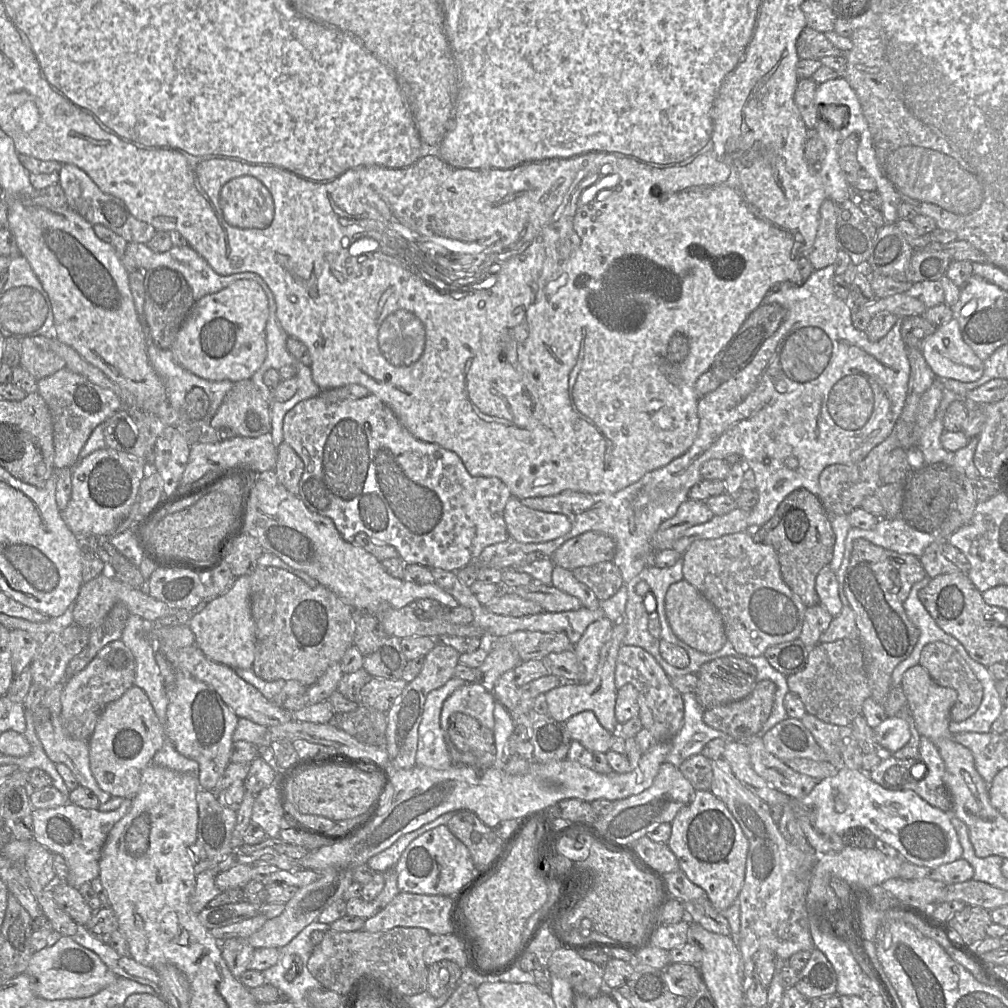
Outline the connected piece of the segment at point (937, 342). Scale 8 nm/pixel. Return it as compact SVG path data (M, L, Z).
M955 318L937 327L924 342L921 352L938 379L973 382L984 371L984 361L964 342Z

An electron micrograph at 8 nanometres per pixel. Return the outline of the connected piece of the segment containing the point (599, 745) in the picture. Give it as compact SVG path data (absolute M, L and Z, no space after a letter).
M583 711L565 722L572 740L580 742L590 752L607 753L612 733L607 731L592 711Z

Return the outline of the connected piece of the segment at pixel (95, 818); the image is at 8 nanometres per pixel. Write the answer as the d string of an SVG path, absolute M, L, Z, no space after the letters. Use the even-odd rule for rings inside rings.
M125 798L120 807L108 812L82 808L70 802L55 808L33 809L33 840L65 859L68 875L64 881L78 889L82 884L99 877L99 861L108 834L112 827L128 813L131 805L132 800Z

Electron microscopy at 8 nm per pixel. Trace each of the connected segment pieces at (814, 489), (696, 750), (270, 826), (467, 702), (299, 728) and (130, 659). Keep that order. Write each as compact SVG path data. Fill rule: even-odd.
M834 264L829 265L823 269L814 270L811 276L799 286L781 287L765 295L762 304L782 305L787 311L785 319L777 331L760 346L746 367L732 378L721 382L715 390L698 400L698 433L692 446L683 455L664 467L646 473L637 482L615 493L591 494L567 490L553 496L520 499L522 504L531 509L565 515L571 523L570 531L543 543L521 543L509 537L505 542L486 547L480 556L472 560L469 565L483 566L493 556L510 554L514 549L537 549L538 552L551 557L566 541L580 534L588 531L605 534L611 537L616 544L612 562L619 568L624 584L616 594L607 600L600 601L599 605L604 616L612 623L625 620L627 633L623 638L623 644L638 646L646 650L655 658L669 678L696 674L704 663L717 658L732 656L743 659L755 666L757 682L770 680L776 685L771 714L758 735L763 736L776 724L786 719L788 715L784 707L784 697L789 692L787 676L774 669L763 655L752 657L740 654L728 640L719 651L709 654L702 653L691 648L673 633L666 617L665 596L670 585L684 579L682 557L669 568L647 566L647 563L648 555L652 550L650 540L653 534L662 522L672 518L678 507L689 499L690 489L703 479L700 470L708 460L725 459L730 454L738 454L741 456L745 468L750 468L754 472L755 489L759 499L750 510L747 523L749 529L755 529L769 521L779 504L793 491L805 488L819 497L819 476L824 468L833 464L853 464L861 461L892 432L905 404L910 377L907 347L901 336L903 318L898 318L891 330L880 340L869 340L866 331L860 331L852 324L853 305L851 302L836 296L833 290L835 275ZM765 458L770 459L770 463L767 465L764 463ZM640 581L648 584L650 593L653 594L656 601L655 612L660 624L658 637L654 637L648 630L648 622L651 619L649 616L653 612L646 610L644 598L635 591L635 586ZM661 641L682 648L688 655L688 665L676 667L669 664L660 654Z
M694 693L682 694L684 706L684 719L681 730L671 739L671 750L667 754L665 762L671 763L677 768L687 758L700 754L703 747L715 738L727 741L735 741L722 731L708 726L703 721L705 709L698 702Z
M274 785L264 788L255 797L251 821L260 825L267 837L279 837L281 829L286 828L281 821L281 811Z
M481 682L465 683L456 689L443 703L440 726L446 746L451 743L448 733L448 718L461 712L477 719L482 725L494 731L494 709L496 698L491 689Z
M295 719L277 726L267 727L265 741L272 743L280 739L294 741L303 739L308 742L334 747L352 757L368 757L378 763L389 766L389 756L386 748L376 748L357 741L354 737L337 727L326 723L297 721Z
M121 639L112 641L99 650L87 666L64 685L60 712L64 731L74 739L89 741L106 705L120 698L134 685L135 672L135 658Z

